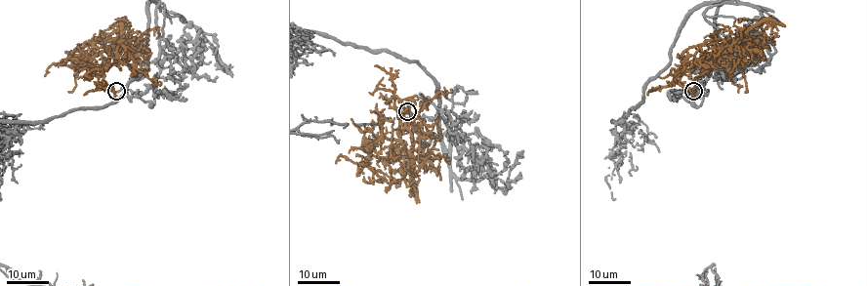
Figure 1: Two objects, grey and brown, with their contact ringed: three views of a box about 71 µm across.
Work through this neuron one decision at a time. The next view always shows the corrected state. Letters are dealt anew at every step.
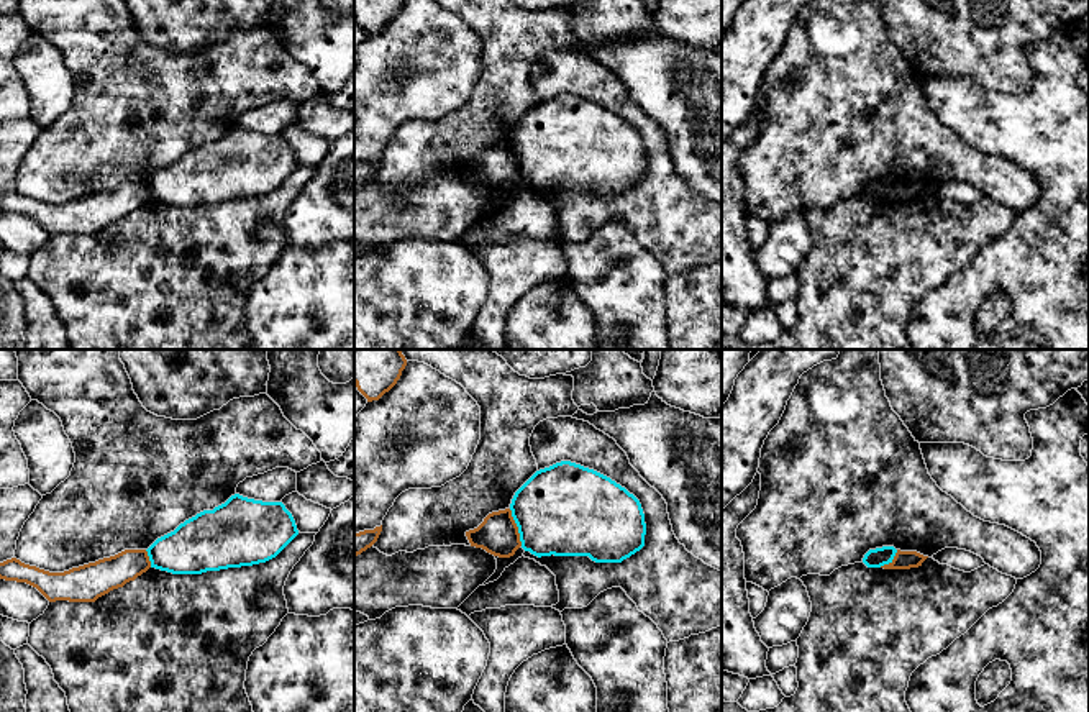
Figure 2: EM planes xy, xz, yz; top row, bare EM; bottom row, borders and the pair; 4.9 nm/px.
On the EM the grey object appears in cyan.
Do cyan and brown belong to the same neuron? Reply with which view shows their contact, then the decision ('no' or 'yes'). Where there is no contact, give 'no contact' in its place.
meets cyan in xz; no

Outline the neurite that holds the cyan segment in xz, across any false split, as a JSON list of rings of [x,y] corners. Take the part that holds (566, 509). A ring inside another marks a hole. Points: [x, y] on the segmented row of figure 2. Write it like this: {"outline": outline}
{"outline": [[[571,461],[536,471],[513,495],[522,548],[541,556],[622,563],[645,546],[640,500],[610,477]]]}

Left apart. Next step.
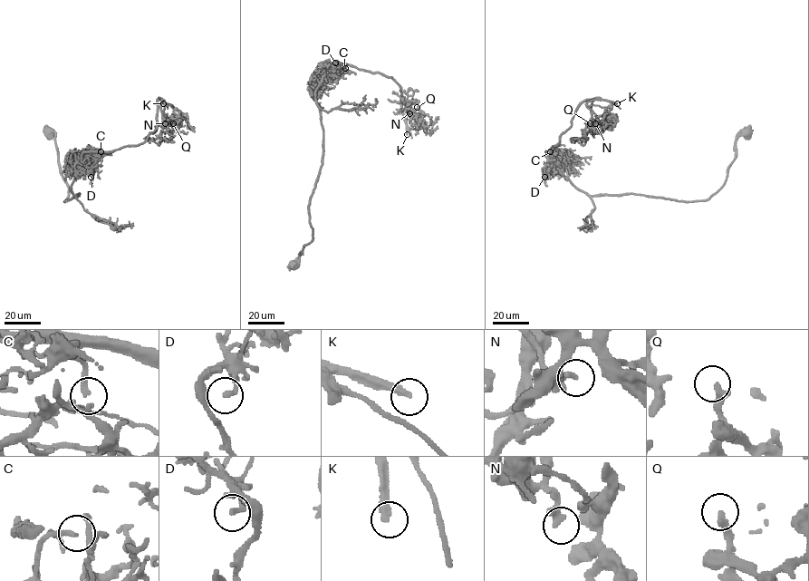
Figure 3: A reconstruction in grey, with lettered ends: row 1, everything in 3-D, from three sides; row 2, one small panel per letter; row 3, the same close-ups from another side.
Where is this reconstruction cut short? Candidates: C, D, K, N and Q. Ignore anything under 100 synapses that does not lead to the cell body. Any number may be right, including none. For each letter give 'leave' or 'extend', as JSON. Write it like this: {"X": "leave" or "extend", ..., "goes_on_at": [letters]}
{"C": "leave", "D": "leave", "K": "extend", "N": "leave", "Q": "leave", "goes_on_at": ["K"]}

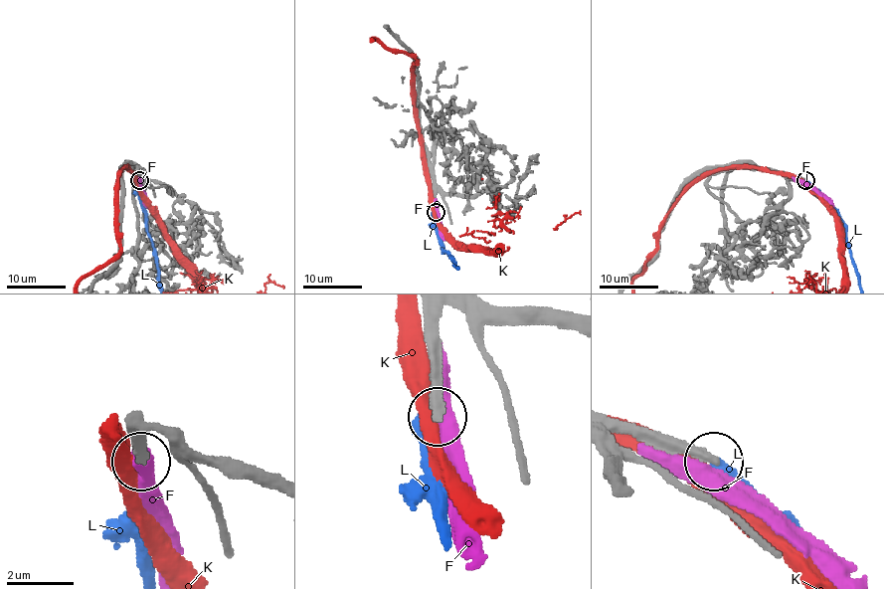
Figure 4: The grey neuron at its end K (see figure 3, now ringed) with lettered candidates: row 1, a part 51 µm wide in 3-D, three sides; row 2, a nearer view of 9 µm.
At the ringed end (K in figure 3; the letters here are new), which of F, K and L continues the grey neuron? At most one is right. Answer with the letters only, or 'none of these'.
none of these

